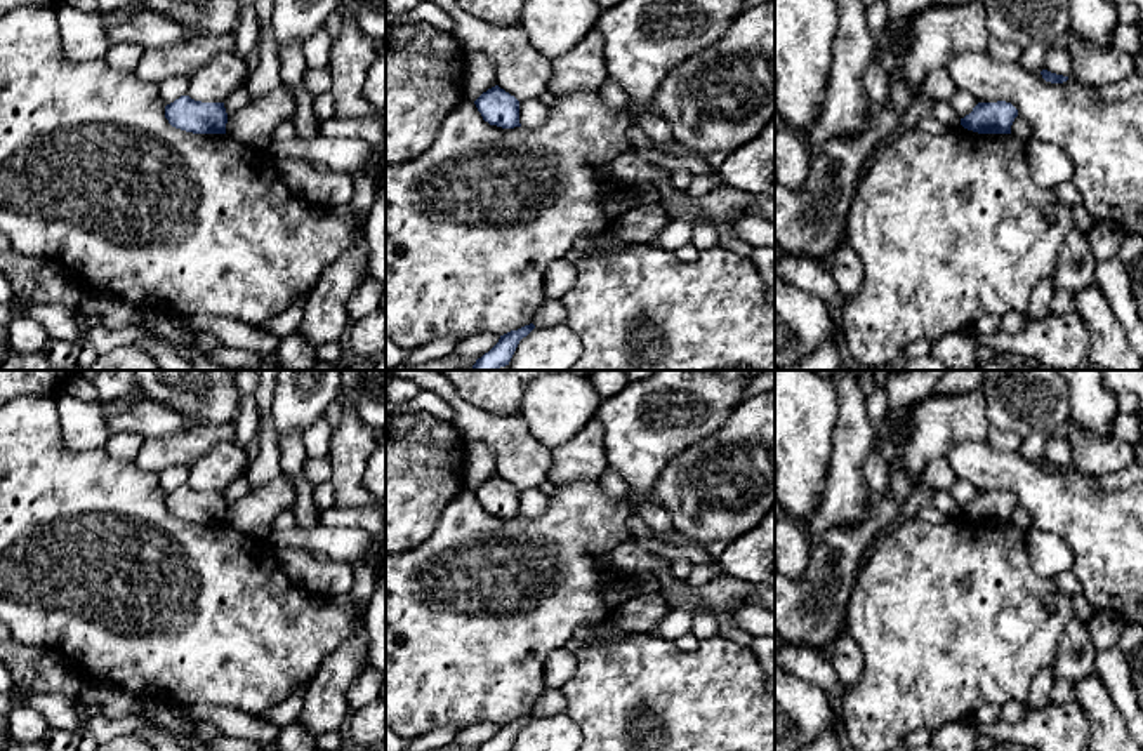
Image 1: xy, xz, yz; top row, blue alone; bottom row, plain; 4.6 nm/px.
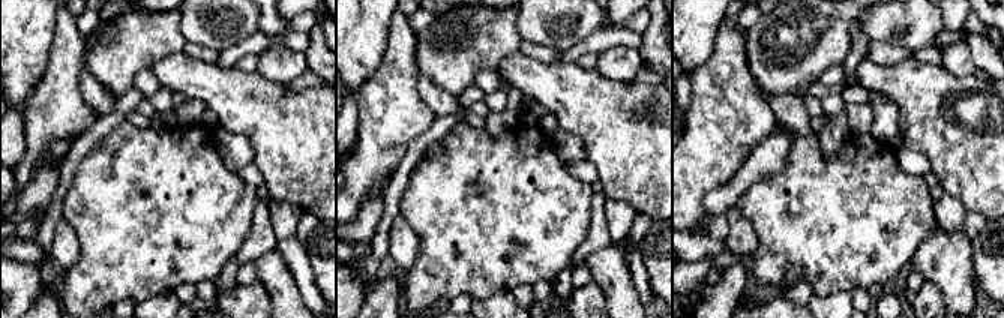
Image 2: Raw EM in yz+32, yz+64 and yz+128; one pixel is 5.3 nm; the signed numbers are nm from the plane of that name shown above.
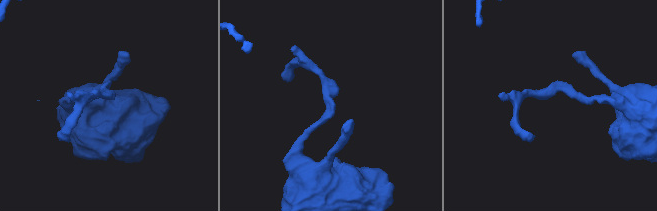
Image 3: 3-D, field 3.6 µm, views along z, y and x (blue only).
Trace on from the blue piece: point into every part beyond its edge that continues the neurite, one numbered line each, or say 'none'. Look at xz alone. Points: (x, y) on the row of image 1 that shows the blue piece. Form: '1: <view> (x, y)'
none

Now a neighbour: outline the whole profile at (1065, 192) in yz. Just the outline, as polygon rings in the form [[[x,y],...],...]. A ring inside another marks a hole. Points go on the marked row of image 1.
[[[1072,181],[1058,184],[1054,195],[1068,207],[1082,205],[1082,196]]]

